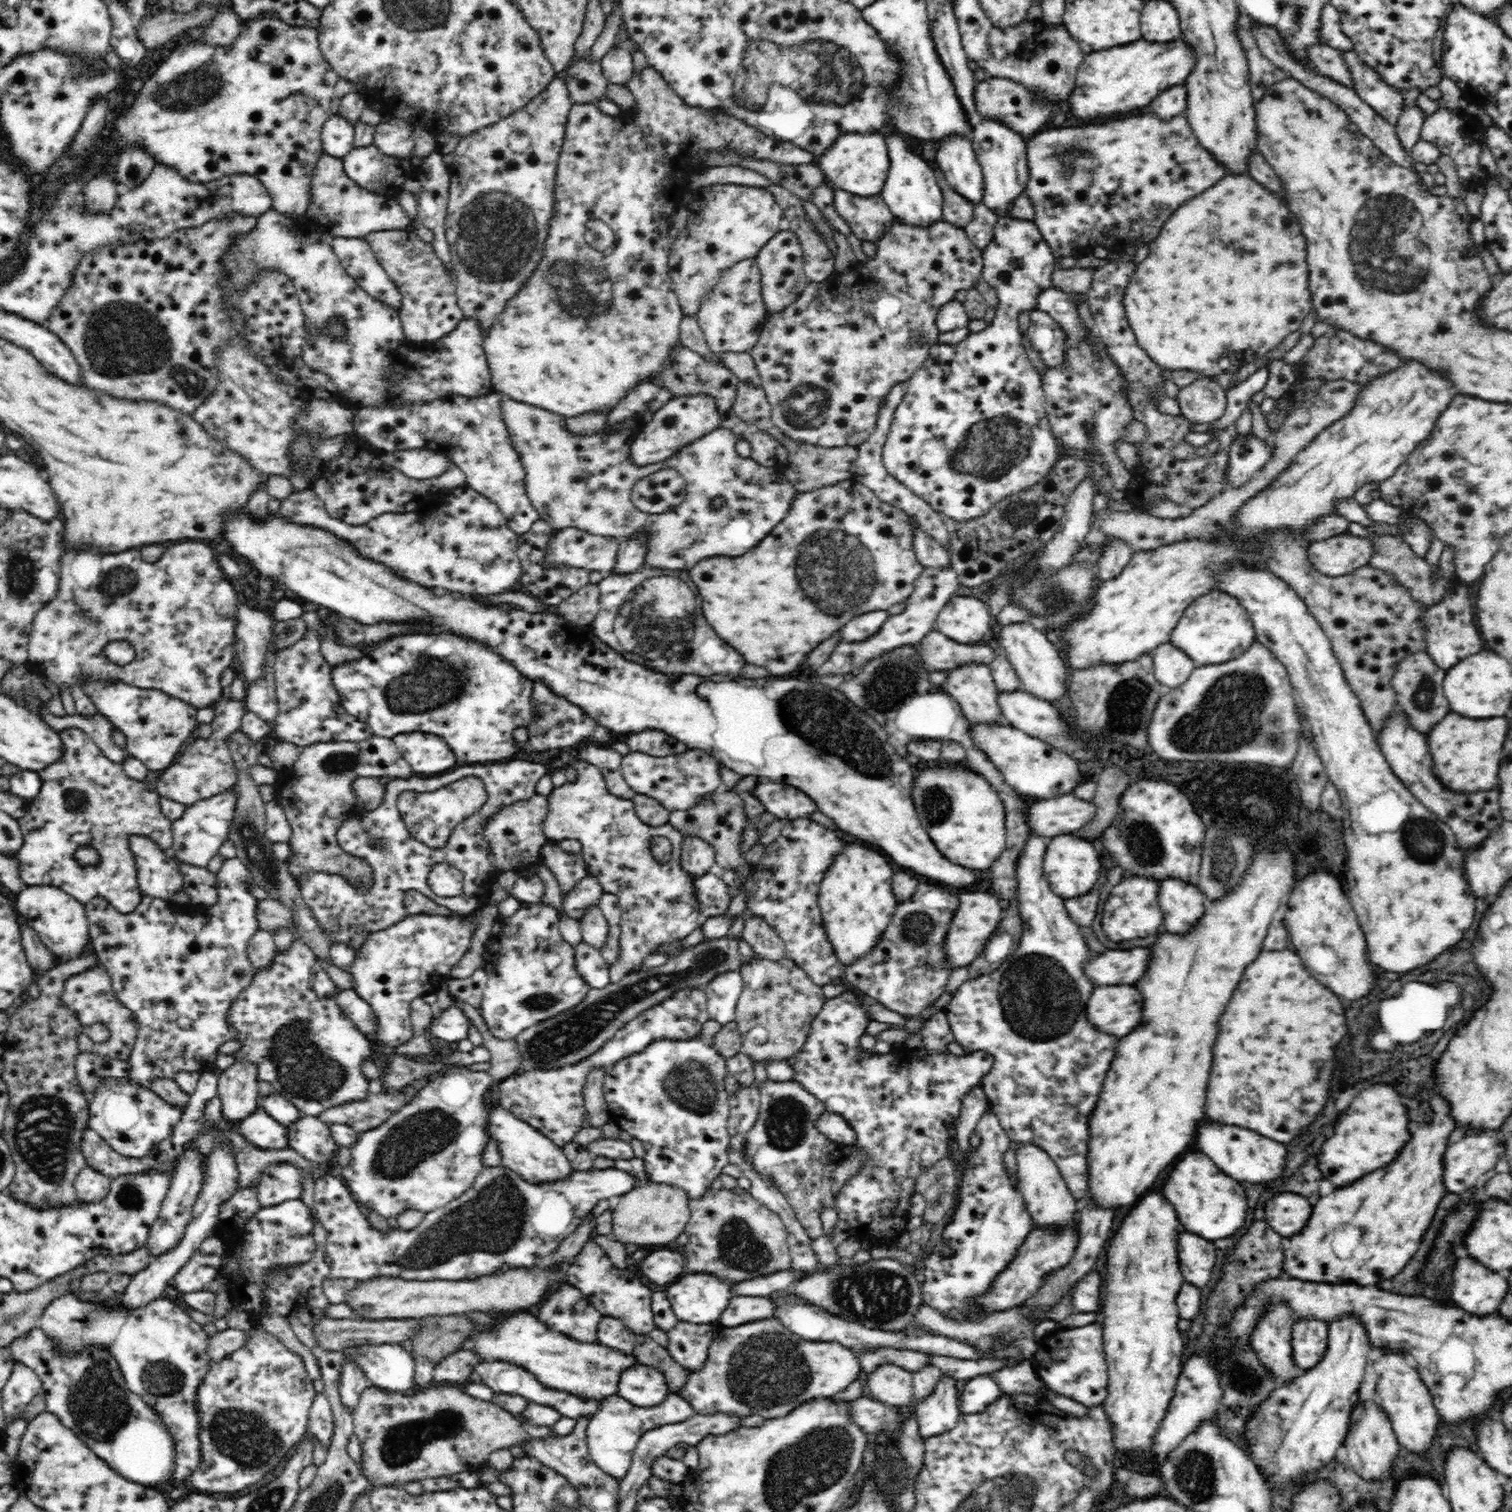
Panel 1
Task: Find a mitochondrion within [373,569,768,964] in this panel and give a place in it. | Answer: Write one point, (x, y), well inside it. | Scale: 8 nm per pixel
(664, 627)

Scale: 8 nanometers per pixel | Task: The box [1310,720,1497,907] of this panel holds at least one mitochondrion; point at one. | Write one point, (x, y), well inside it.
(1422, 840)

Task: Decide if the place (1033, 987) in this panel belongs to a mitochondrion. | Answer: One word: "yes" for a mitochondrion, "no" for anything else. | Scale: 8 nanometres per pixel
yes

